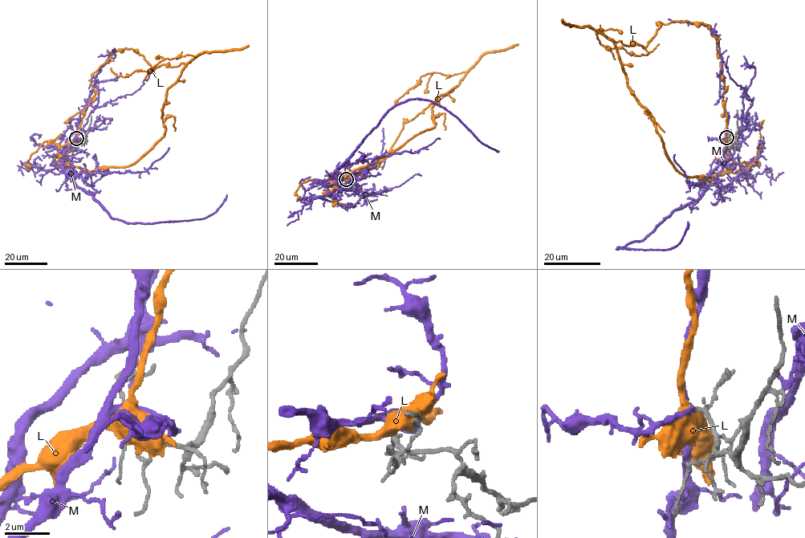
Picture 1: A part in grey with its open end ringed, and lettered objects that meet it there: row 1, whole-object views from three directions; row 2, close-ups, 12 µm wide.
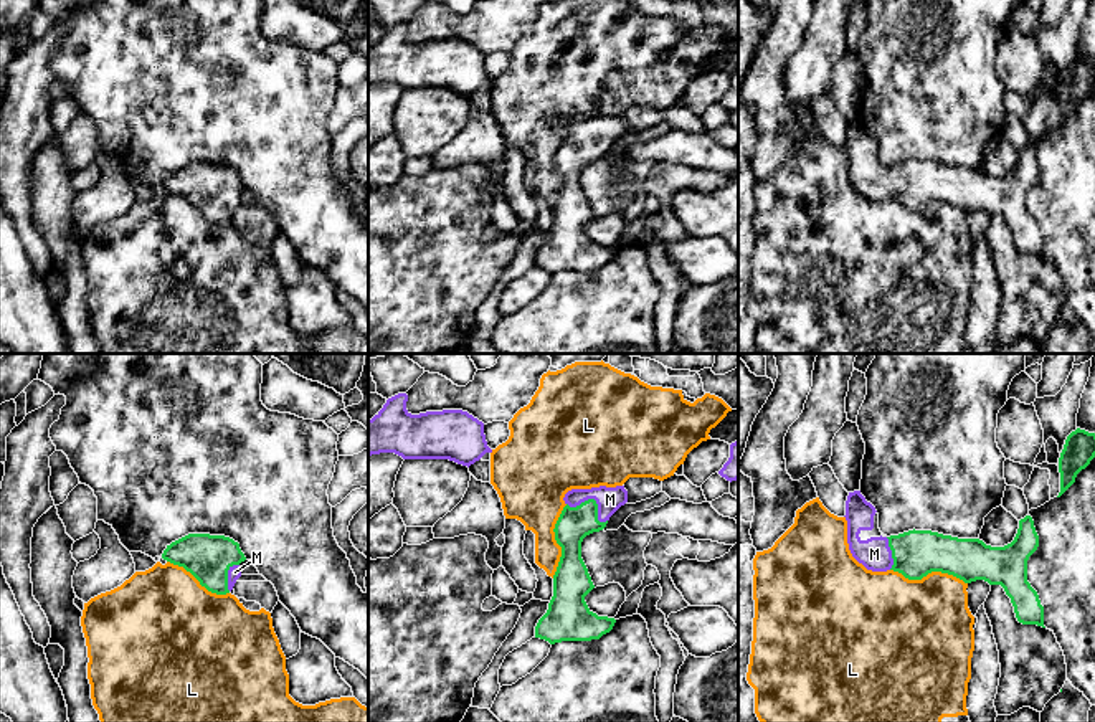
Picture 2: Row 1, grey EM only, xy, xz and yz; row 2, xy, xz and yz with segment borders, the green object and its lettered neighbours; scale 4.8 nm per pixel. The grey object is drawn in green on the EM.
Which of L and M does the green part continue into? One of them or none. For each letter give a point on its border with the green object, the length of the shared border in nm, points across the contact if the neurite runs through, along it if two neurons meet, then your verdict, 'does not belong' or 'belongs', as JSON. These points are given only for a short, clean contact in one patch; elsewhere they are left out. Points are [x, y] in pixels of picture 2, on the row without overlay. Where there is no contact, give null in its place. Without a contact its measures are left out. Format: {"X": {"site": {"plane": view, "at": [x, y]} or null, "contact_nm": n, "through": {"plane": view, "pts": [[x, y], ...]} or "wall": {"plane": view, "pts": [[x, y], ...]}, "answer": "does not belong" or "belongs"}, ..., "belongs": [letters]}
{"L": {"site": {"plane": "yz", "at": [929, 202]}, "contact_nm": 380, "answer": "does not belong"}, "M": {"site": {"plane": "xz", "at": [595, 131]}, "contact_nm": 220, "answer": "belongs"}, "belongs": ["M"]}

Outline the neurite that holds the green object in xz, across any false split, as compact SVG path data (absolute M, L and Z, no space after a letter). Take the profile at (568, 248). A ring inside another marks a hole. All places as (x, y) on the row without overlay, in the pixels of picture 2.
M624 116L571 119L563 131L566 135L553 159L562 177L553 226L535 256L535 268L550 274L600 269L613 259L616 249L598 246L585 231L595 215L581 188L581 172L606 157L609 147L628 132L628 121Z

